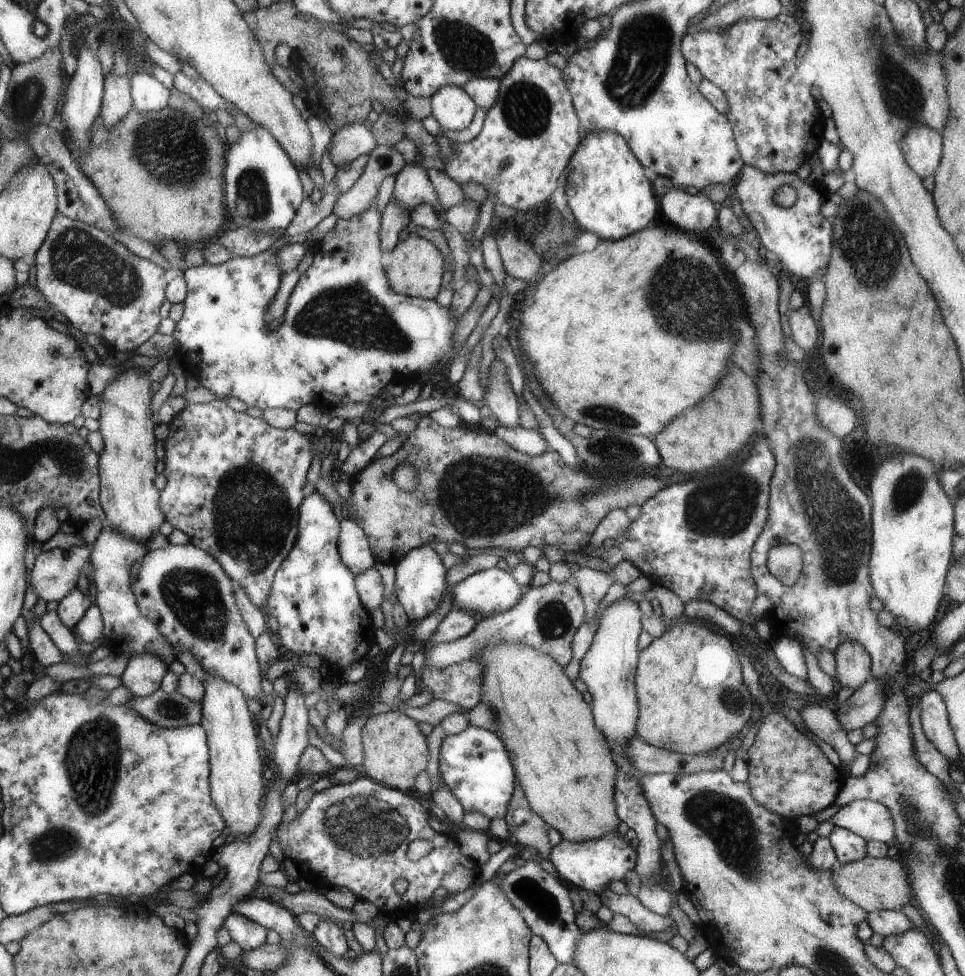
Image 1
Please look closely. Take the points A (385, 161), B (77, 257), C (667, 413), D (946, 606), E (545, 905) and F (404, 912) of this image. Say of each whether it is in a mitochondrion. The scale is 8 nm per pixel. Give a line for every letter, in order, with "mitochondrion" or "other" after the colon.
A: other
B: mitochondrion
C: other
D: other
E: mitochondrion
F: other

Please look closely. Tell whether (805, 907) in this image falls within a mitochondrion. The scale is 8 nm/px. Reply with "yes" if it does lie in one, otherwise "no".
no

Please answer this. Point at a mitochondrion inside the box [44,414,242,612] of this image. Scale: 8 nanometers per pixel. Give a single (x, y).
(73, 461)

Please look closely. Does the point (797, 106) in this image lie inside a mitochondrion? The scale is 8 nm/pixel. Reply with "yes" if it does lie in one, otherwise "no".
no

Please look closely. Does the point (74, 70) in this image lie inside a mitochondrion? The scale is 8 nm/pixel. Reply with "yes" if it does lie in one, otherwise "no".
no

